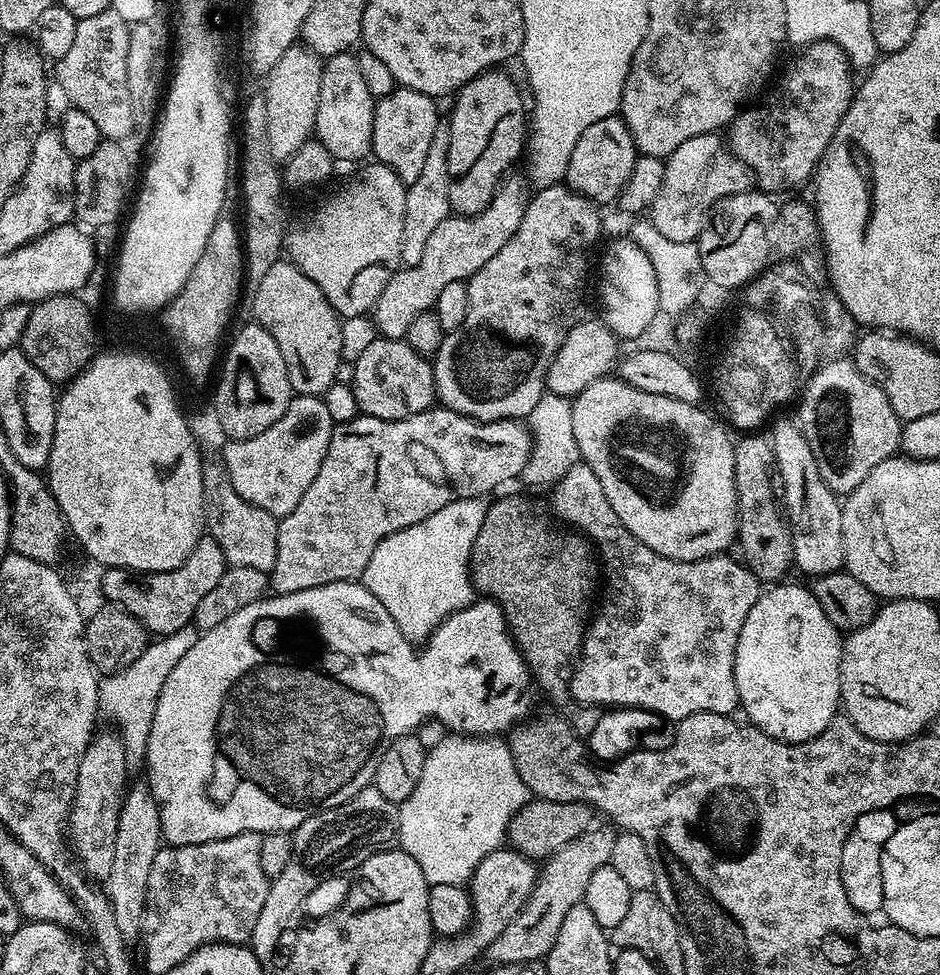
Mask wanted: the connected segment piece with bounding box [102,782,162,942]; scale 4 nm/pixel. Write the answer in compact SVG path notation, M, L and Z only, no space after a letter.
M133 783L124 793L124 801L118 814L118 834L114 838L114 863L110 866L110 874L102 882L103 892L113 906L118 930L128 942L139 937L140 920L146 910L150 866L154 866L154 854L158 854L162 846L160 811L154 794L147 783L135 784Z

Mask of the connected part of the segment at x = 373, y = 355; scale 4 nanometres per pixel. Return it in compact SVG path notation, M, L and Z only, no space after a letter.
M375 339L354 356L351 385L361 413L383 420L401 420L433 407L437 398L432 360L416 353L405 339Z

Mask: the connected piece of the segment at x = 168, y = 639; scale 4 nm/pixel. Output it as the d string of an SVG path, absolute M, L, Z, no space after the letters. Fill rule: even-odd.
M189 626L182 630L174 630L174 634L169 636L153 639L147 650L138 654L134 662L130 662L130 666L126 666L121 672L105 675L99 681L99 711L103 719L105 716L117 724L115 727L126 750L126 766L129 773L136 774L139 768L141 771L145 767L146 742L150 742L150 722L154 722L154 709L158 707L158 694L162 694L162 682L170 678L170 670L174 670L174 666L178 666L179 660L186 655L186 650L194 646L197 635L197 629Z

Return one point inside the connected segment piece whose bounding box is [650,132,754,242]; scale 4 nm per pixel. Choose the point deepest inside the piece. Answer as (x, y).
(703, 171)

